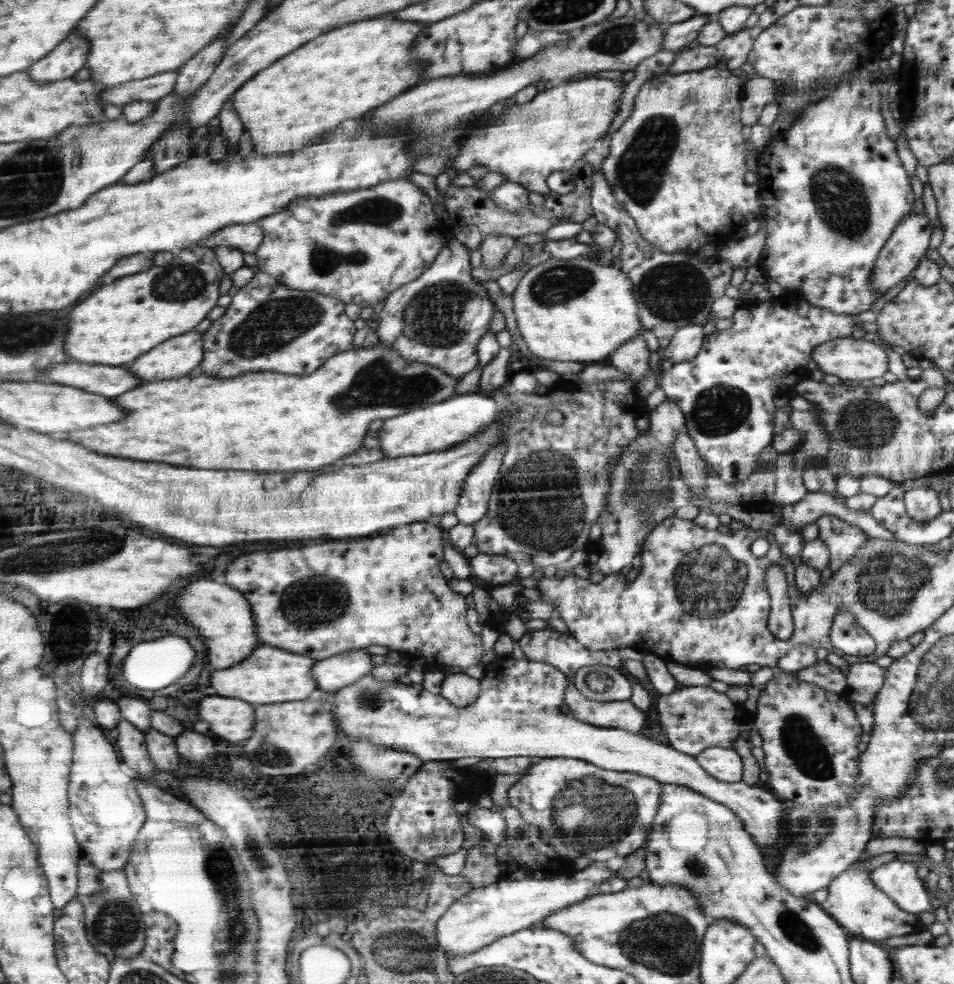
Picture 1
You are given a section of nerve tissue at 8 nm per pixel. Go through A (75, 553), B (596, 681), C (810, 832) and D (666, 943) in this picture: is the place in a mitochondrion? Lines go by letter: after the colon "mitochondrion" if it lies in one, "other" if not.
A: mitochondrion
B: mitochondrion
C: mitochondrion
D: mitochondrion

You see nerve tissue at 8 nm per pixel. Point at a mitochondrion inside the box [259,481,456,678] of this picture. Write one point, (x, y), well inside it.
(318, 602)

